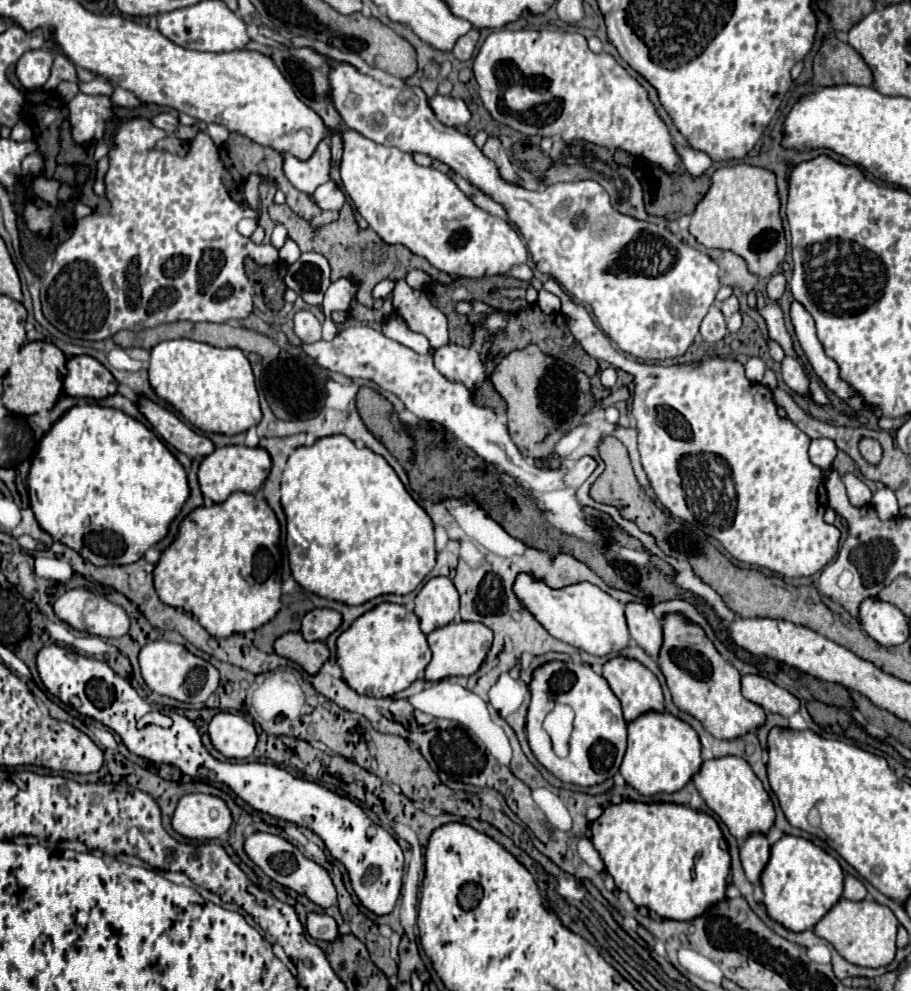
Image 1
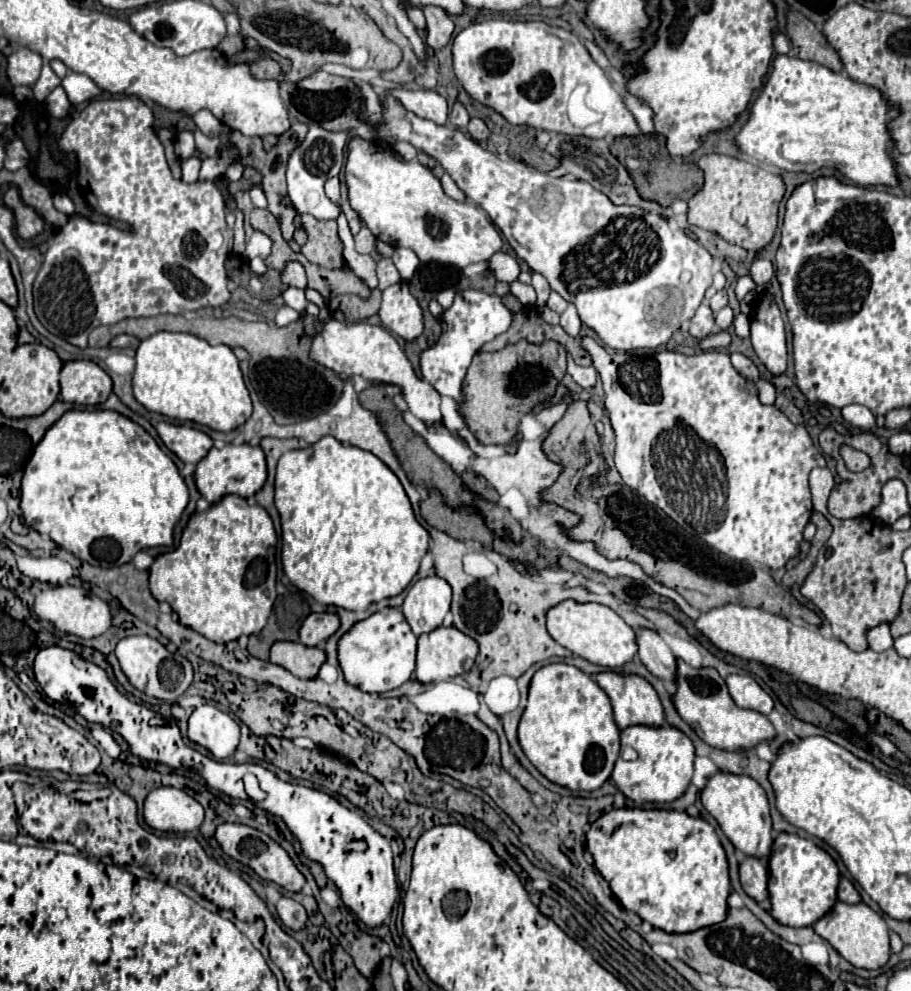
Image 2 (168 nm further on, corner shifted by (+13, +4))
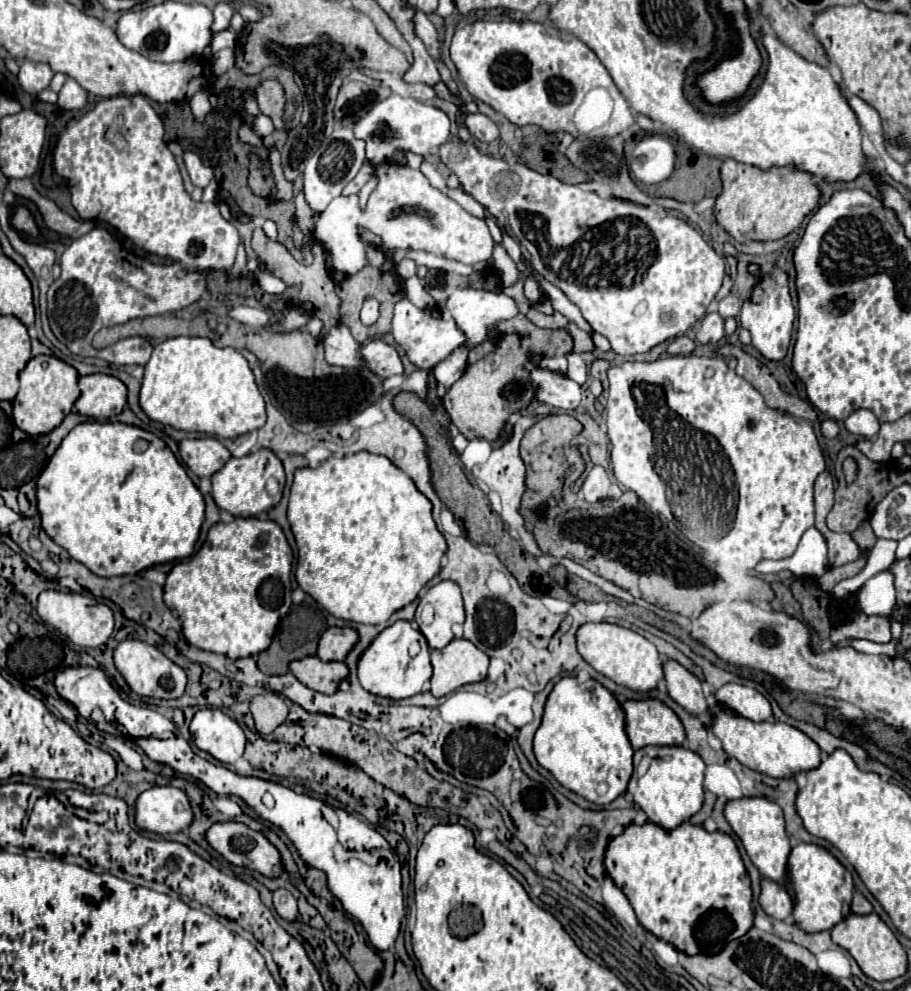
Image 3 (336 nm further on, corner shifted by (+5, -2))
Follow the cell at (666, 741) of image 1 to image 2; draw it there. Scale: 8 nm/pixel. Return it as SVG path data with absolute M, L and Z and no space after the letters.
M631 726L621 732L621 746L631 746L639 752L639 758L633 762L619 758L611 776L615 786L627 798L631 798L637 804L647 804L647 802L671 804L673 800L685 794L693 776L695 750L693 750L691 740L687 740L683 732L671 726L661 726L661 728Z

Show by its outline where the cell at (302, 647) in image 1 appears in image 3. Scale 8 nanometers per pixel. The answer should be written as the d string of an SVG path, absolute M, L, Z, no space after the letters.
M307 656L303 660L291 662L289 672L293 672L293 676L307 688L323 694L333 694L349 670L345 662L323 662L317 656Z

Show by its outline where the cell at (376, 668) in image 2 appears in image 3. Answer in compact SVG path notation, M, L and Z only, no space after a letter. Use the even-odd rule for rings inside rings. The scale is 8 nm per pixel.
M397 620L395 624L387 626L361 654L357 664L357 676L361 686L371 694L384 694L384 698L402 700L421 692L423 686L431 678L431 662L429 662L429 646L423 634L411 626L407 620ZM411 642L419 644L419 654L411 656L409 646Z

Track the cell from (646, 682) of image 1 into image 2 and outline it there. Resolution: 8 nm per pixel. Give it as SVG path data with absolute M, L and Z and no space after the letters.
M601 672L597 684L607 692L613 704L615 724L625 730L629 726L663 726L665 714L653 686L641 676L621 676L617 672Z

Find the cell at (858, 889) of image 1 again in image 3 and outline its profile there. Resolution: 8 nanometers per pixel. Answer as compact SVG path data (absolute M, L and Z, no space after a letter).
M855 890L853 902L851 902L851 912L853 914L869 914L869 912L873 912L873 906L871 906L871 902L861 892Z

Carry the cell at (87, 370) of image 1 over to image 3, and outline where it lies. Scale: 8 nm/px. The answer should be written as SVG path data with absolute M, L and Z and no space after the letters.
M107 374L81 376L79 390L81 396L75 402L75 410L97 420L117 416L127 404L127 388L115 376Z

